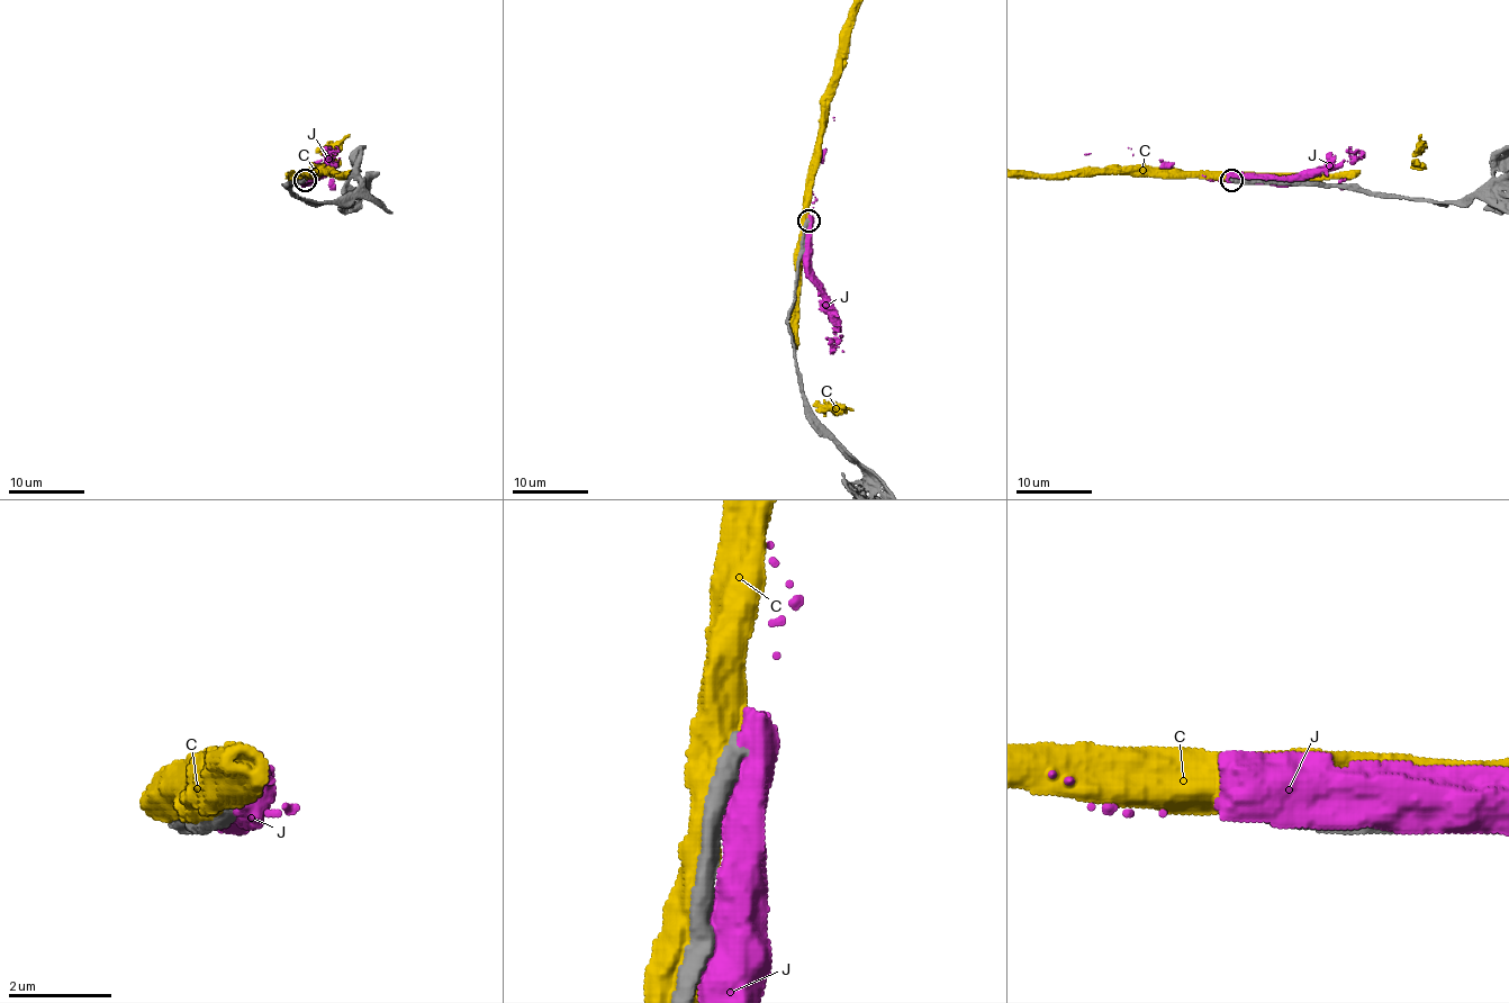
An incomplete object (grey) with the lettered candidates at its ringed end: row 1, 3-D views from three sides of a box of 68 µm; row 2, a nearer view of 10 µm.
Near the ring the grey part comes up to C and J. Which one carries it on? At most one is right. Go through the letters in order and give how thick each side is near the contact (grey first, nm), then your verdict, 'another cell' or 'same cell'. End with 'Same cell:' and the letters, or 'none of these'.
C: 340 nm thick on the grey side, 850 nm on the other; another cell
J: 340 nm thick on the grey side, 700 nm on the other; same cell
Same cell: J

